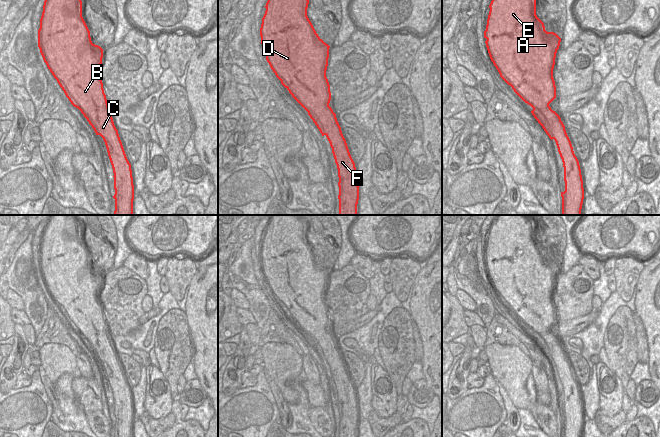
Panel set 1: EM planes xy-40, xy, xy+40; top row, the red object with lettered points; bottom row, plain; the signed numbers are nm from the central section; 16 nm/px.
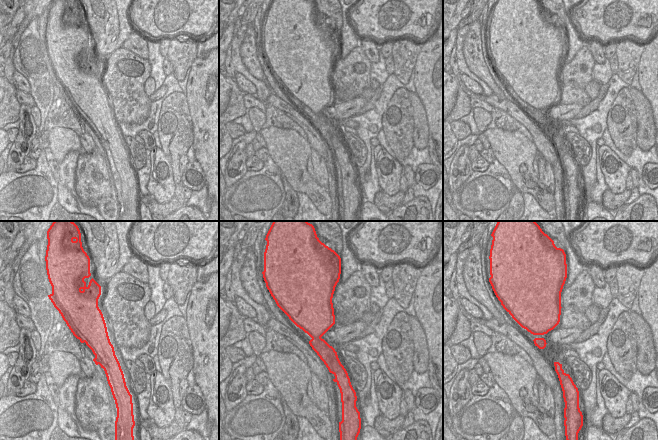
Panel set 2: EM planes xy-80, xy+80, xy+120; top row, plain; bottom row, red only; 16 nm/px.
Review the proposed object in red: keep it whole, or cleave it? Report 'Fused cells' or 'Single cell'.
Single cell.

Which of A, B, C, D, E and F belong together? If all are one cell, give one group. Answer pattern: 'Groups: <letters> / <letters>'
Groups: A B C D E F.

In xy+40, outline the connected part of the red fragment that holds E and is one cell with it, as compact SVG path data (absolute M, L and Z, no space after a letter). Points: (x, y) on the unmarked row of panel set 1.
M497 215L489 229L484 262L491 285L500 301L533 334L534 342L546 358L554 363L563 386L565 415L561 416L562 437L581 437L584 412L579 385L560 340L549 328L556 322L553 293L561 262L547 256L544 247L536 239L536 222L527 215Z

